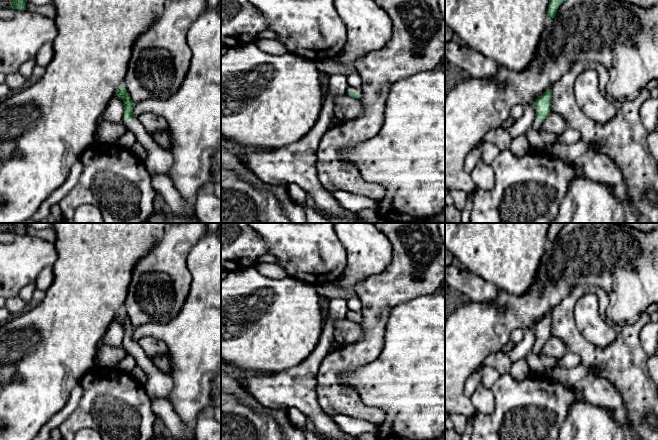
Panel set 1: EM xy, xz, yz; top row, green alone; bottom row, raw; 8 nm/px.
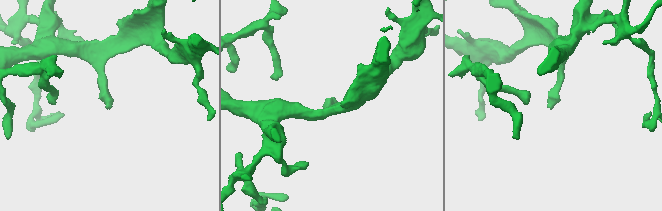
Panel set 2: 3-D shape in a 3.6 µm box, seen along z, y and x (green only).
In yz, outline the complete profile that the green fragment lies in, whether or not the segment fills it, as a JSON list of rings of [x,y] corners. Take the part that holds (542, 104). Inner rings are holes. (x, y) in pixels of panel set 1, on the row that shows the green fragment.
[[[548,89],[541,96],[539,96],[536,101],[533,103],[533,106],[536,109],[535,119],[532,123],[532,129],[541,133],[544,132],[542,130],[542,122],[546,119],[546,117],[550,113],[552,102],[552,89]]]

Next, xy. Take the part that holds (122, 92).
[[[122,85],[115,96],[118,96],[124,103],[123,124],[128,130],[132,131],[136,136],[136,142],[140,143],[147,152],[145,158],[145,166],[152,175],[167,175],[174,164],[173,154],[166,149],[160,147],[148,134],[145,127],[133,115],[135,103],[132,101],[130,94],[124,85]]]

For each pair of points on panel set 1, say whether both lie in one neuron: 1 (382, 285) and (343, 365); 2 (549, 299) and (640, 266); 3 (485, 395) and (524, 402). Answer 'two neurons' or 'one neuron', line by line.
1: one neuron
2: one neuron
3: two neurons

